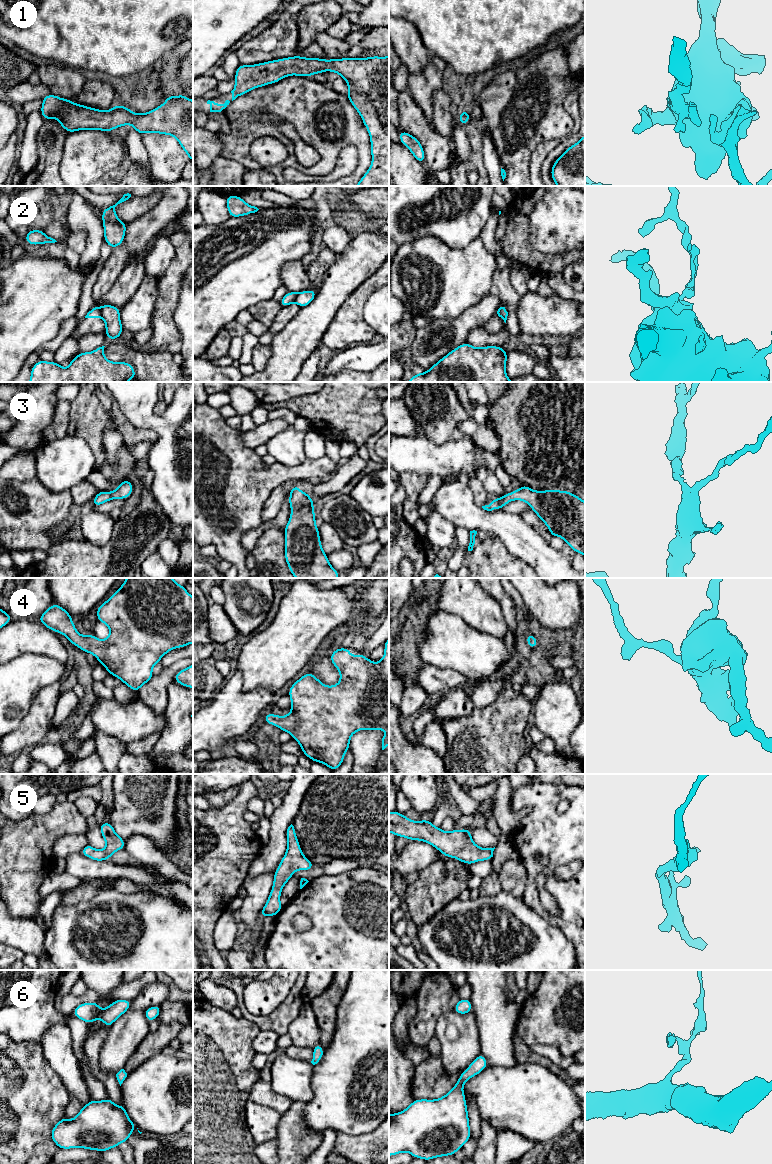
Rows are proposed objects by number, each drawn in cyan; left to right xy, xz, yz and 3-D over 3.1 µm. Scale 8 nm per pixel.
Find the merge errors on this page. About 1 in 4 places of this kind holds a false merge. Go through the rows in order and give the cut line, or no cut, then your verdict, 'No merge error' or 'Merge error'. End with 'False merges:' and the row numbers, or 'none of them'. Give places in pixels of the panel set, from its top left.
1: No split. No merge error
2: Split along xy (99, 308), (102, 316). Merge error
3: No split. No merge error
4: No split. No merge error
5: No split. No merge error
6: No split. No merge error
False merges: 2

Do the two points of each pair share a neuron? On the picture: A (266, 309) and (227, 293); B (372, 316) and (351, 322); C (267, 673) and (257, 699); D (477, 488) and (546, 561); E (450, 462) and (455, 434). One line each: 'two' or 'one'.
A: two
B: two
C: two
D: two
E: two

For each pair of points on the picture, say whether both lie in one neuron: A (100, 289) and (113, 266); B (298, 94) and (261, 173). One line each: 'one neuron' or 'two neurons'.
A: one neuron
B: two neurons

